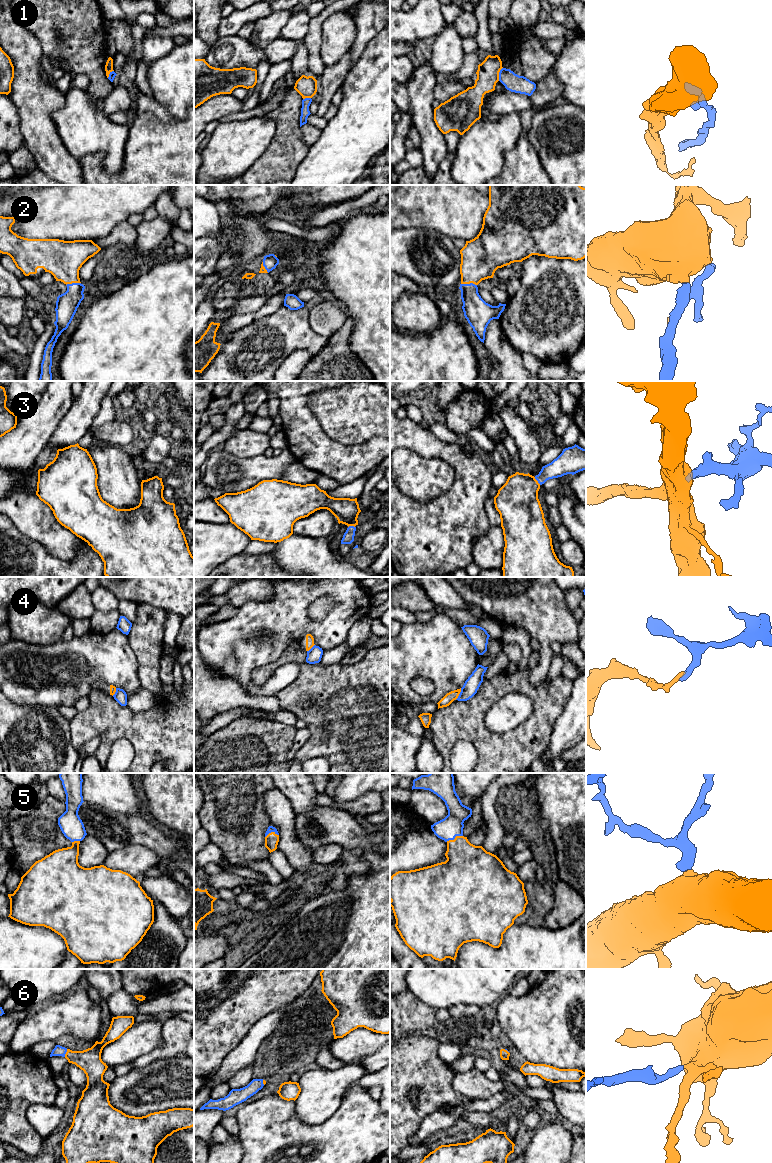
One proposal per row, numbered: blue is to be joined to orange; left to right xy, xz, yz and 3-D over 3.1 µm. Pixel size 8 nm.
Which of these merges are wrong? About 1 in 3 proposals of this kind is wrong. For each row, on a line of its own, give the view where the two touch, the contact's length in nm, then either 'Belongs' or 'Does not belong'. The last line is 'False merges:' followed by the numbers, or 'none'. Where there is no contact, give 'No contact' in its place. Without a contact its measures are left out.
1: Touches orange in yz. Shared border 120 nm. Does not belong
2: Touches orange in yz. Shared border 130 nm. Belongs
3: Touches orange in yz. Shared border 80 nm. Belongs
4: Touches orange in yz. Shared border 110 nm. Does not belong
5: Touches orange in yz. Shared border 140 nm. Belongs
6: Touches orange in xy. Shared border 70 nm. Belongs
False merges: 1, 4

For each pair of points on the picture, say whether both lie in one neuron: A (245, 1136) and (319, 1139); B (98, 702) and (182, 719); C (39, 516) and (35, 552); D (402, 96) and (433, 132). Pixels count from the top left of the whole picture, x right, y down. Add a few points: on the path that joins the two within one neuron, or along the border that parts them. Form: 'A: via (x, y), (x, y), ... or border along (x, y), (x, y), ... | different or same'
A: via (263, 1136), (271, 1136), (274, 1139), (301, 1139) | same
B: via (119, 720), (161, 720) | same
C: border along (17, 528), (23, 534), (40, 543), (55, 556) | different
D: border along (406, 84), (410, 109) | different

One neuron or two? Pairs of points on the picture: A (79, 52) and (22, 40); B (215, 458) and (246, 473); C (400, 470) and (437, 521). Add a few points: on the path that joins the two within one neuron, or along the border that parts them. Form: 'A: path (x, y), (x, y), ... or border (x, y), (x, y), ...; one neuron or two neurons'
A: border (26, 30), (37, 39), (44, 54); two neurons
B: path (223, 466), (232, 473), (238, 473); one neuron
C: border (401, 492), (421, 501), (434, 499), (445, 492); two neurons

